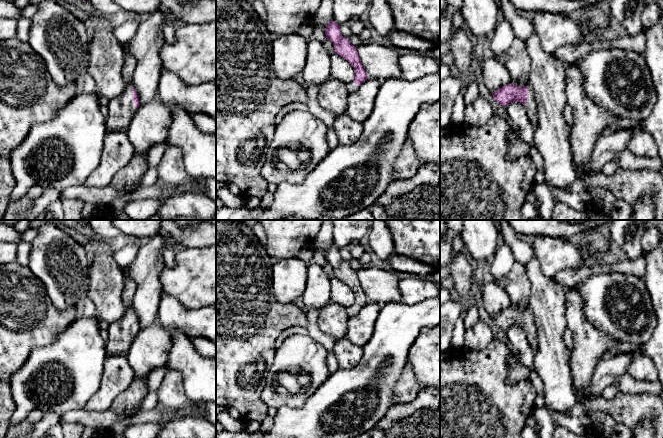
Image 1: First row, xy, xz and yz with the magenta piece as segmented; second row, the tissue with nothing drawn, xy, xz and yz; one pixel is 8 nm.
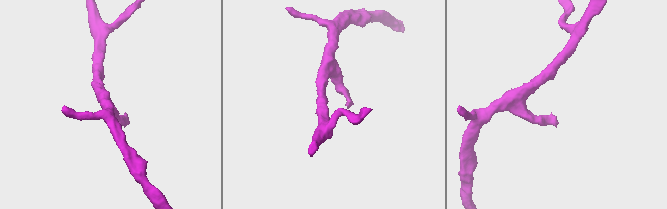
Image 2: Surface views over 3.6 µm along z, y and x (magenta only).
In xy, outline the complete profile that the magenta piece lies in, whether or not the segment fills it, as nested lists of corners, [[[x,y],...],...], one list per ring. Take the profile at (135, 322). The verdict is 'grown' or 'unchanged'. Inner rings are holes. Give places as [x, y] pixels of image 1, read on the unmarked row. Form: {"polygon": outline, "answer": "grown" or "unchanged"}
{"polygon": [[[127,310],[122,319],[106,326],[108,339],[105,341],[108,355],[127,355],[132,340],[140,330],[136,313]]], "answer": "grown"}

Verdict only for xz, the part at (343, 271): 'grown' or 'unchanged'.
grown

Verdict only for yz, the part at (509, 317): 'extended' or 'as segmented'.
extended

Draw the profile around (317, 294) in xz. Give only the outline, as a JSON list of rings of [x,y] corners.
[[[312,264],[307,269],[307,284],[302,295],[306,312],[310,308],[320,309],[331,301],[331,277],[323,266]]]

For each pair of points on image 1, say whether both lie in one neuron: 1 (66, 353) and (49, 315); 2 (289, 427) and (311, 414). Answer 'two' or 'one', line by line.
1: two
2: one

